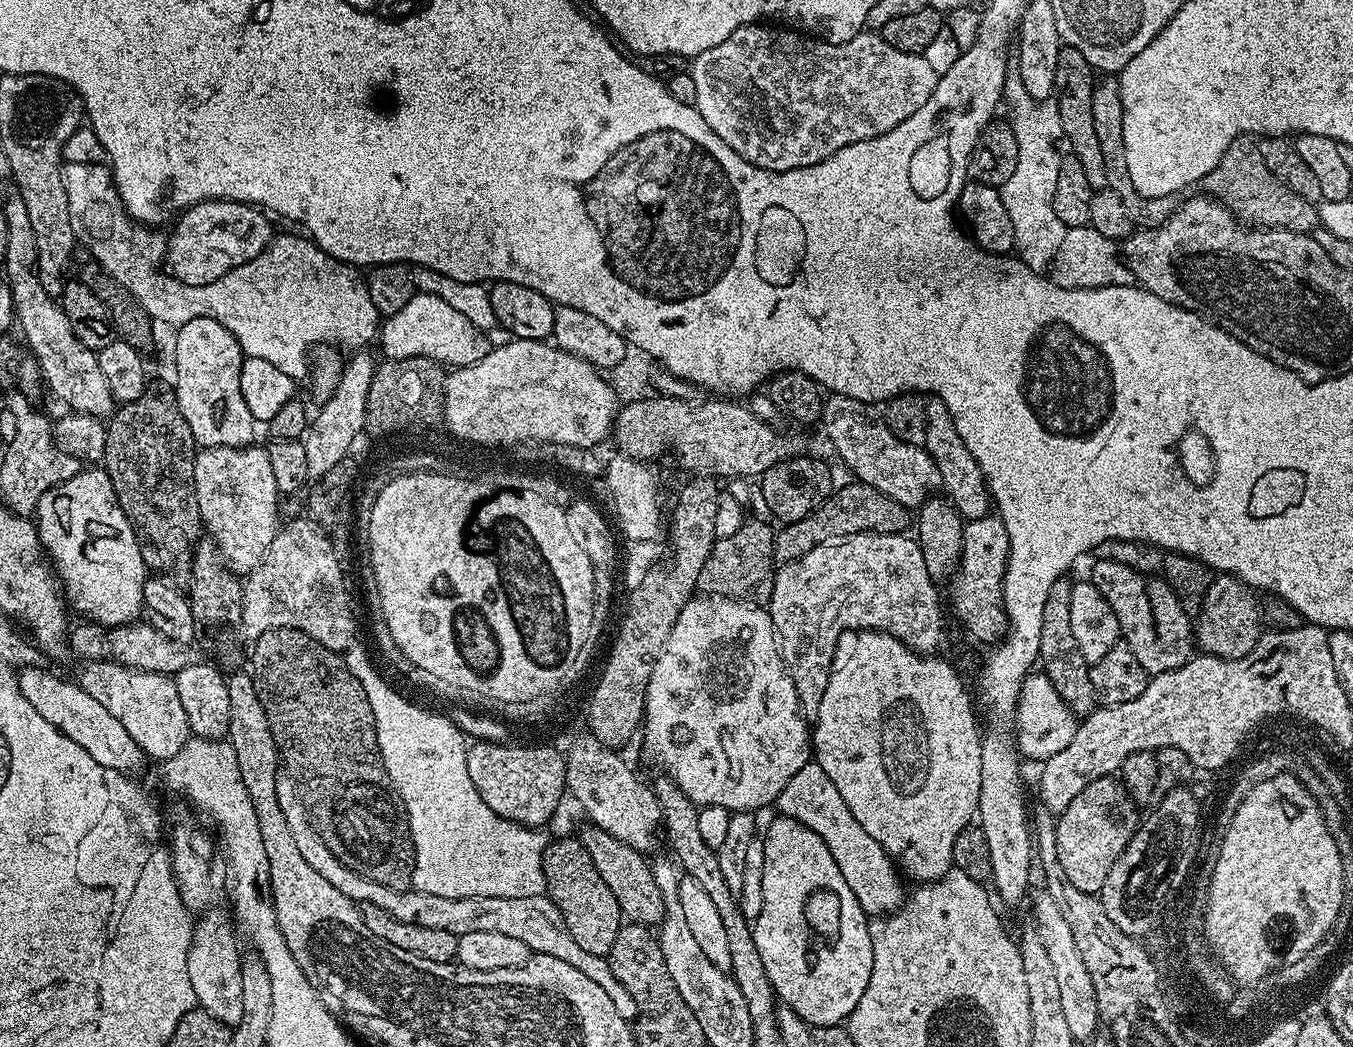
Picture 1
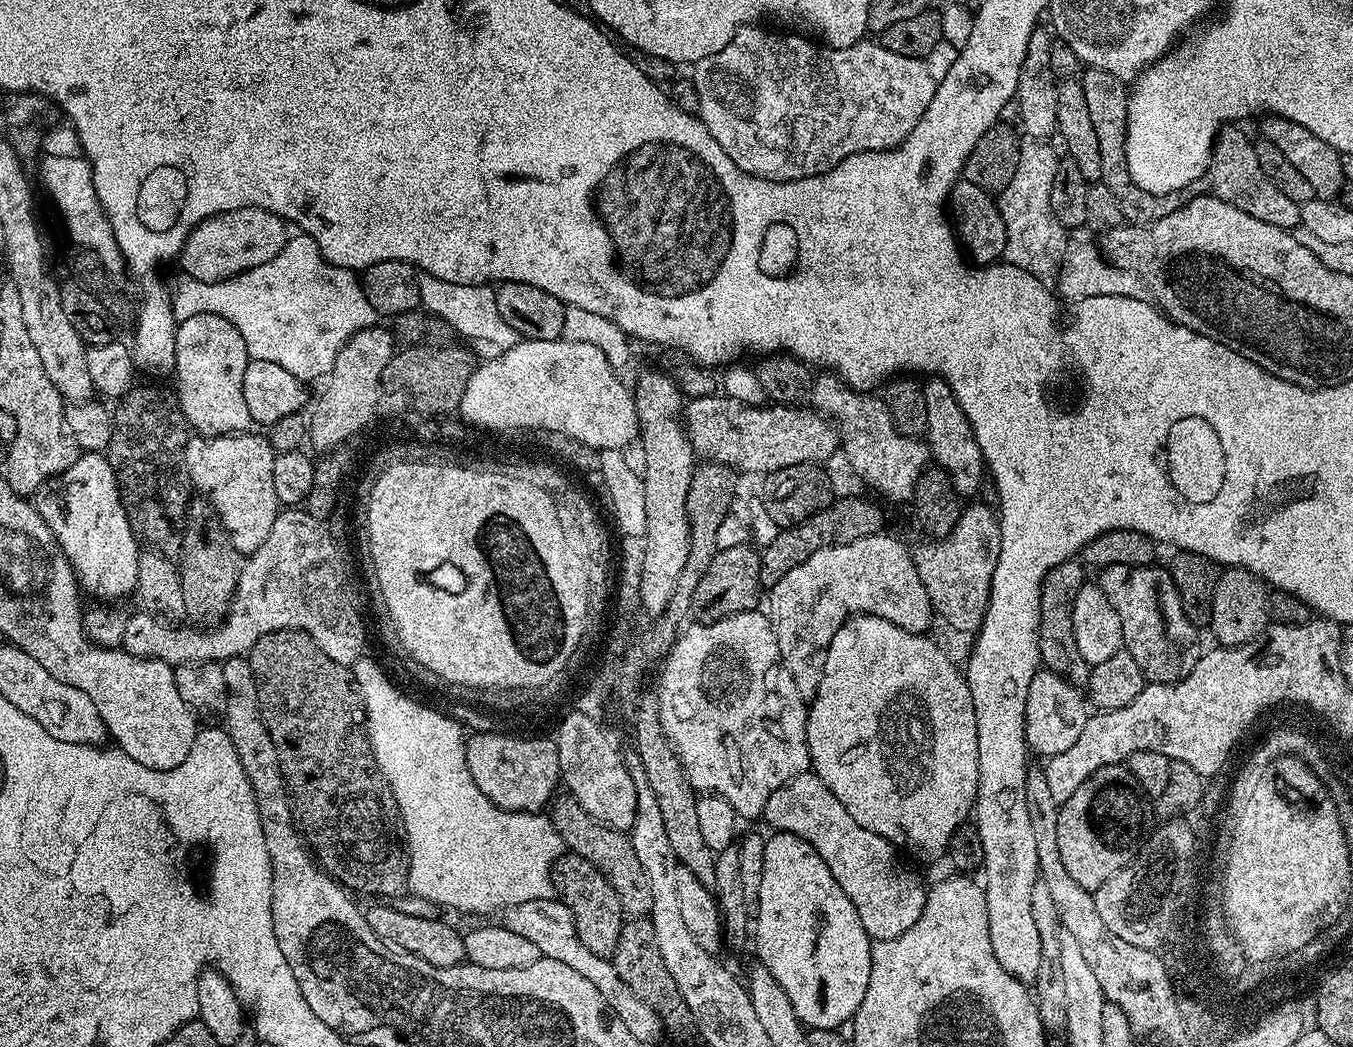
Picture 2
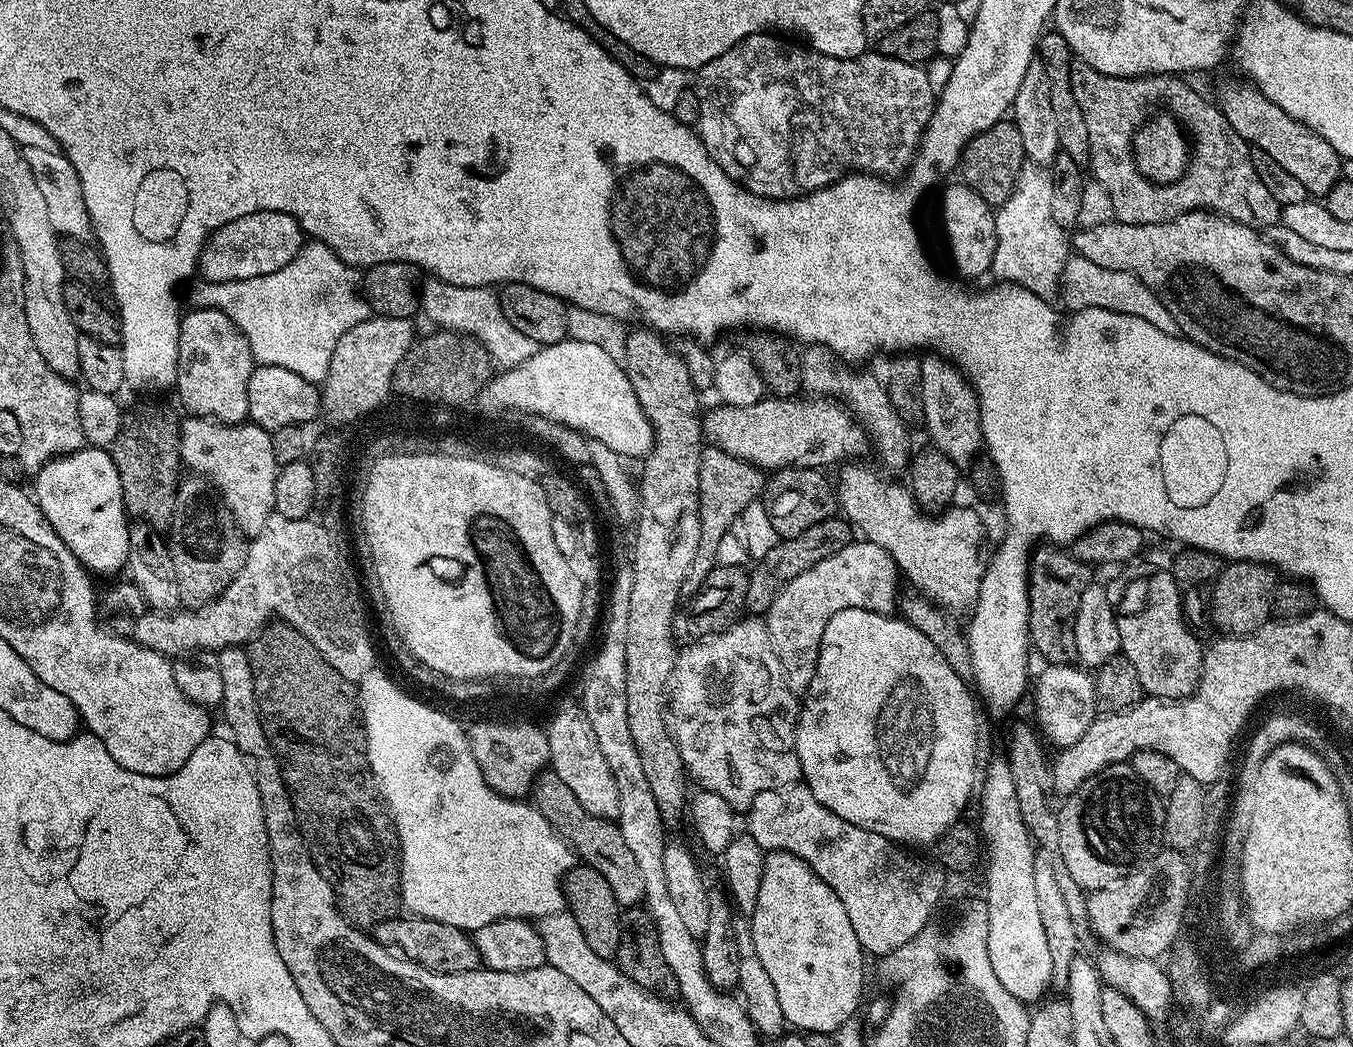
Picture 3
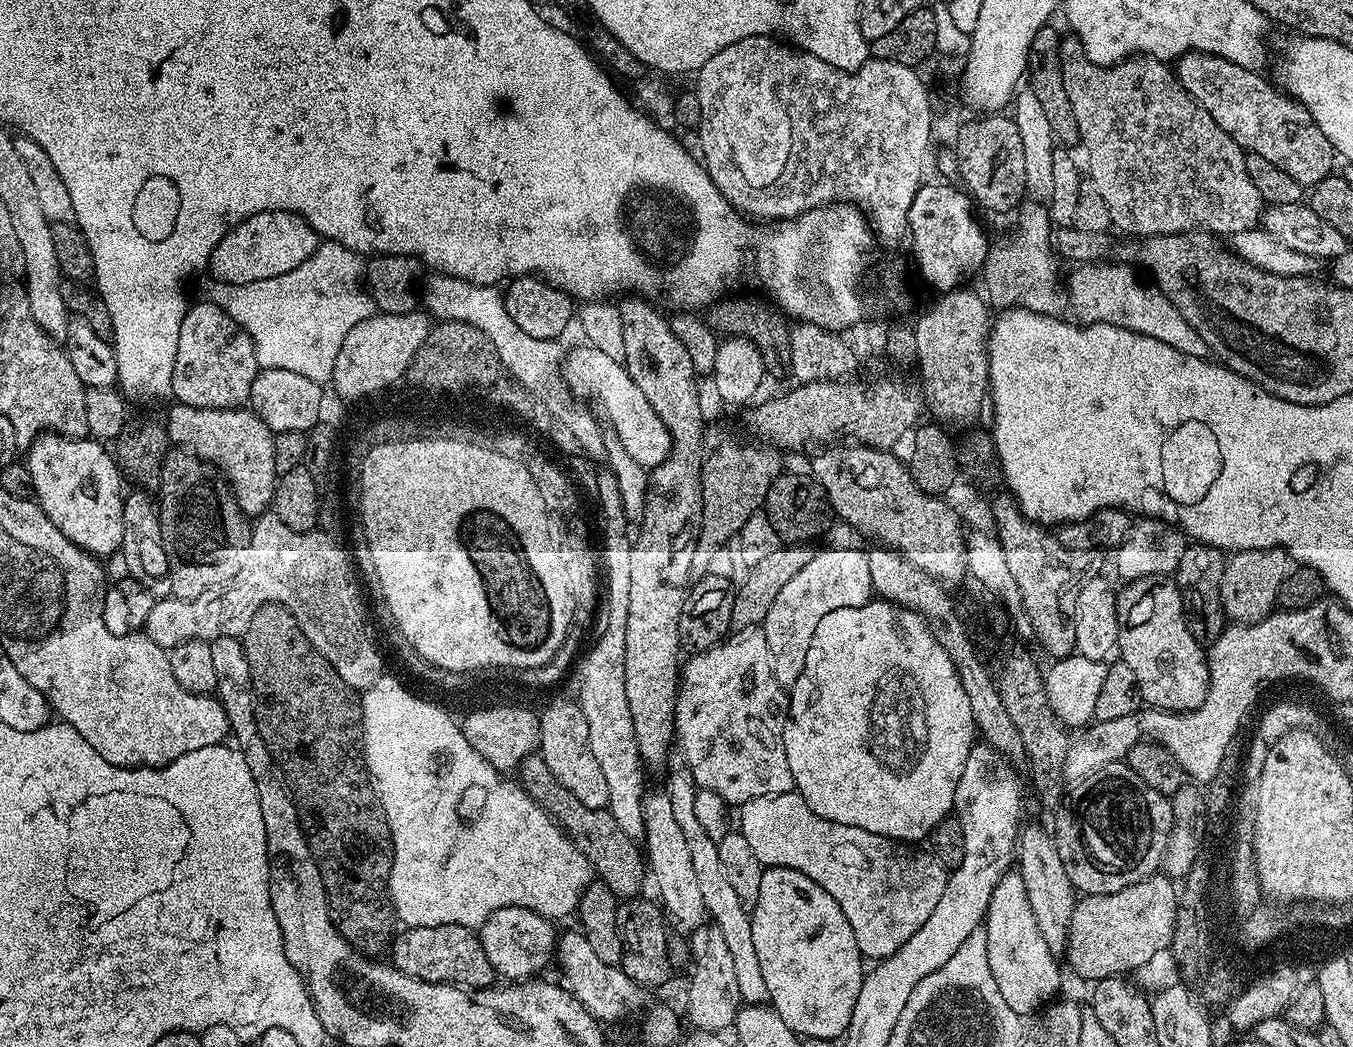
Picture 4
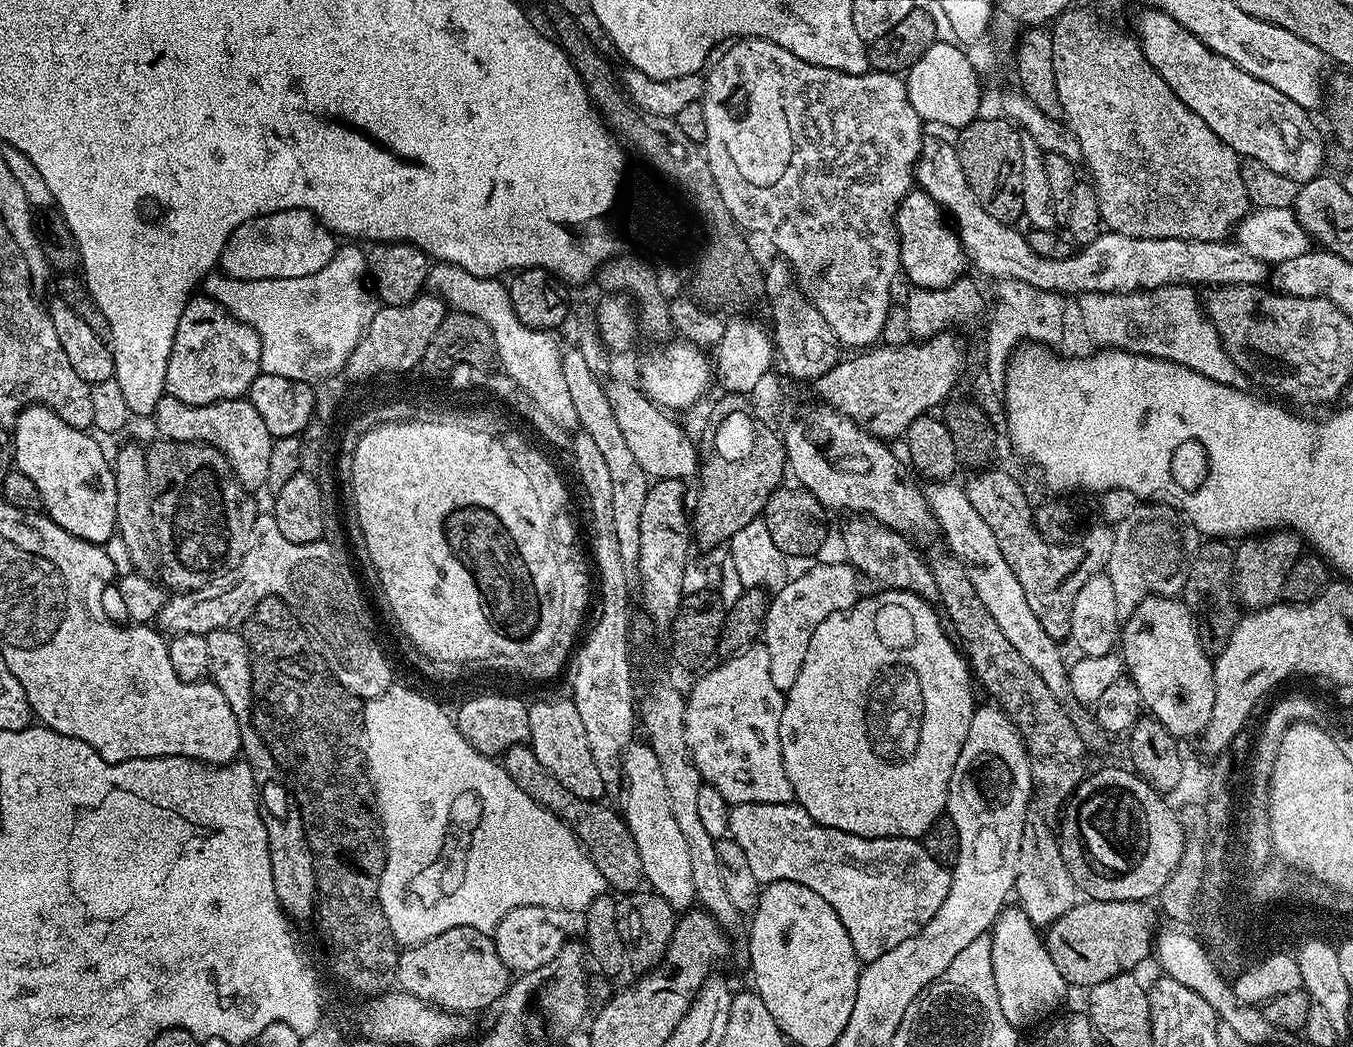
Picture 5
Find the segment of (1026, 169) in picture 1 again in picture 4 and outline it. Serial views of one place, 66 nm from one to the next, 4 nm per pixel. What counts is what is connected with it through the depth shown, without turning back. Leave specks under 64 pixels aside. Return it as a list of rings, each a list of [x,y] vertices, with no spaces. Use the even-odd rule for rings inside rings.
[[[1040,202],[1025,203],[1018,215],[1008,245],[1005,248],[993,247],[984,263],[982,277],[988,287],[987,303],[996,310],[1029,308],[1043,316],[1063,317],[1069,311],[1068,293],[1062,290],[1062,272],[1060,276],[1060,268],[1056,265],[1058,255],[1053,248],[1052,218],[1047,207]]]

